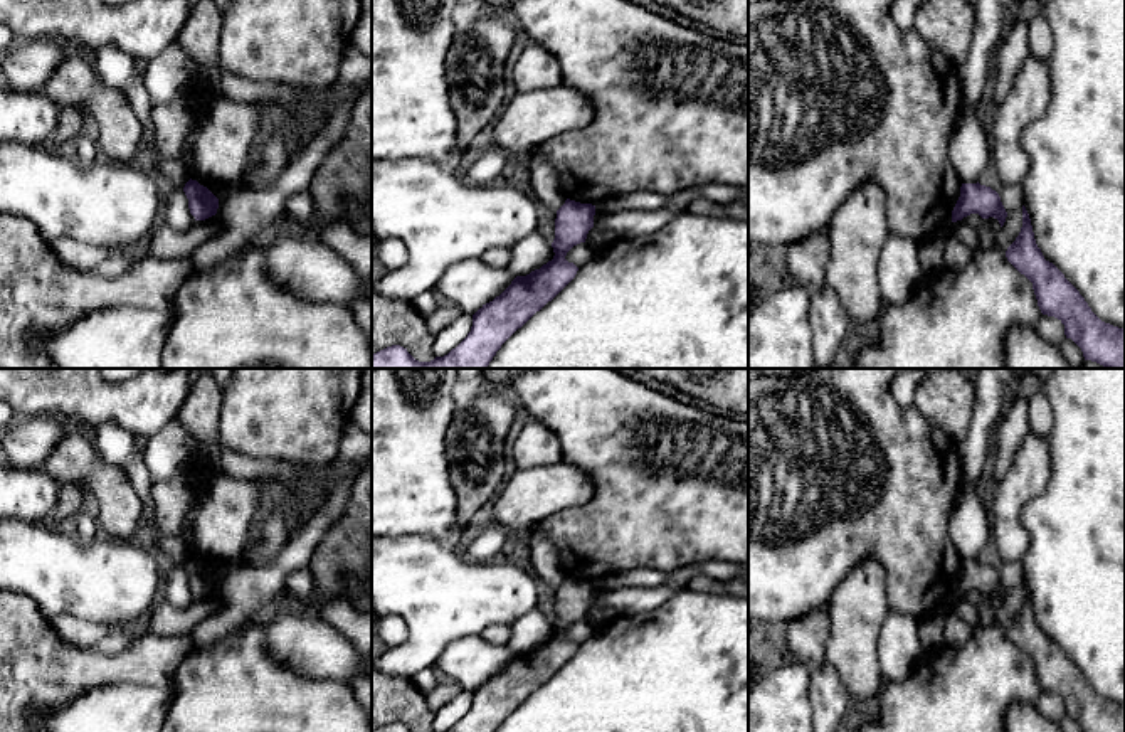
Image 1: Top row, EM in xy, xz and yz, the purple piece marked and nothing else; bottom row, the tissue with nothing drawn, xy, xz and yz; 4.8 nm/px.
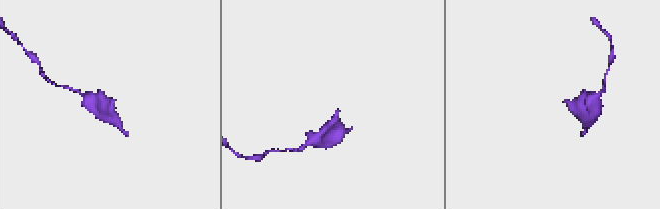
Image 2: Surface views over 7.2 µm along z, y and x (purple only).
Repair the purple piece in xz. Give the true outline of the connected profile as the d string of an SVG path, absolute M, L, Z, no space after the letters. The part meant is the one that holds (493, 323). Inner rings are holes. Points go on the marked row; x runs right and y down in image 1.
M567 199L557 210L555 239L552 242L553 259L526 276L516 276L499 296L483 305L473 315L467 337L447 355L419 362L407 348L392 345L372 355L372 369L488 369L501 345L575 278L578 268L568 263L565 256L573 246L585 242L589 231L594 227L594 215L595 205Z

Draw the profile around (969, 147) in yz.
M962 104L948 140L948 156L962 183L977 183L992 160L990 135L975 108Z

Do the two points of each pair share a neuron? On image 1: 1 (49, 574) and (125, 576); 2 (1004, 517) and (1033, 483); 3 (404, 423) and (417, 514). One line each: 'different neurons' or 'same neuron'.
1: same neuron
2: same neuron
3: same neuron

